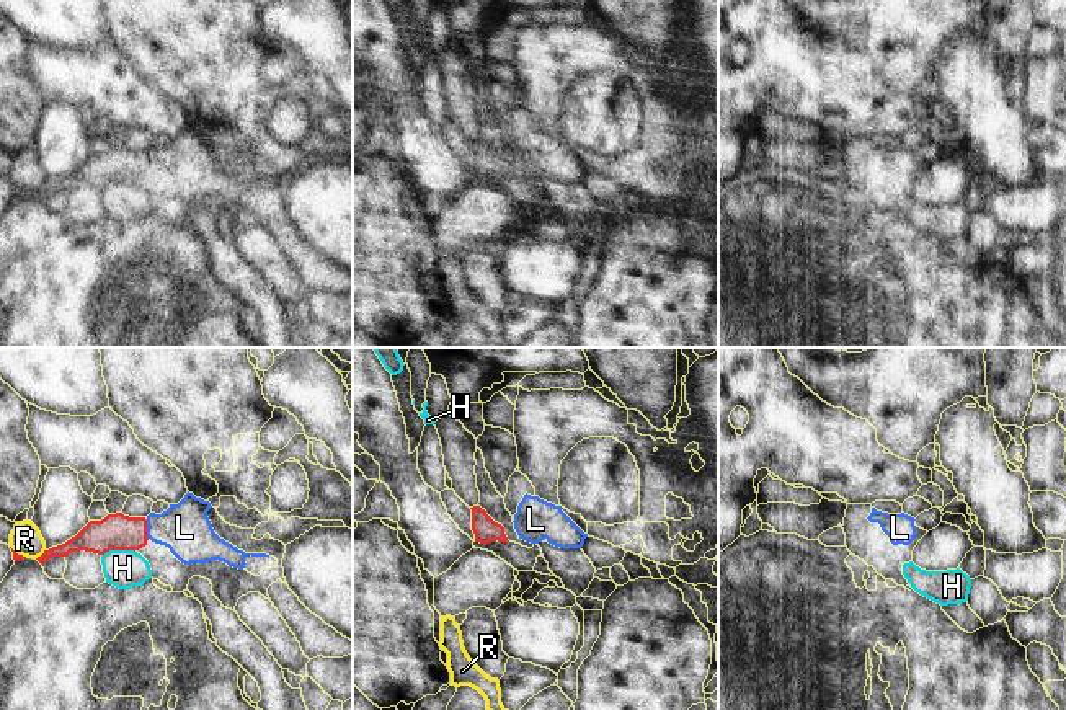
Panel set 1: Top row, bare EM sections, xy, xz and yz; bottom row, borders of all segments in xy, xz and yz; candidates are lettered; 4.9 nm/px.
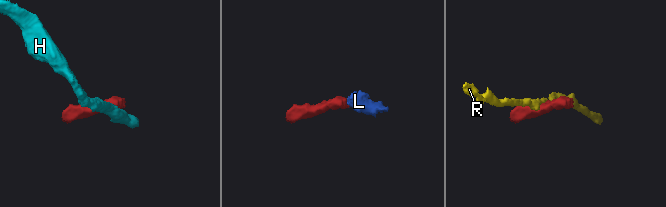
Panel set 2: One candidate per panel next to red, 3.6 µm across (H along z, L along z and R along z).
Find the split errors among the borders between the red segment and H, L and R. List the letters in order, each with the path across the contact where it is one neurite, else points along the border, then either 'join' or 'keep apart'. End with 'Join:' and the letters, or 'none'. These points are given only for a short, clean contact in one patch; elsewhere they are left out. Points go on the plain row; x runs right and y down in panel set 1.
H: along xy (134, 185), (106, 185), (102, 190) | keep apart
L: across xy (116, 165), (146, 164), (185, 162) | join
R: along xy (44, 183), (35, 193) | keep apart
Join: L

